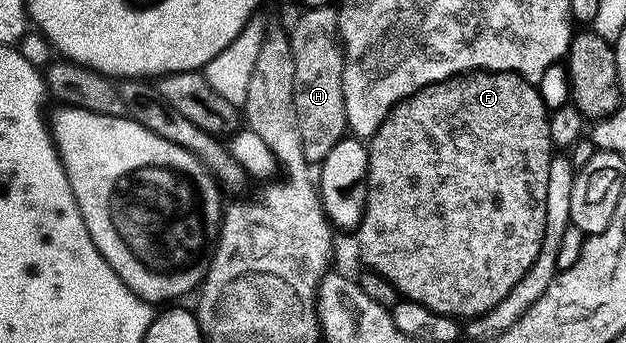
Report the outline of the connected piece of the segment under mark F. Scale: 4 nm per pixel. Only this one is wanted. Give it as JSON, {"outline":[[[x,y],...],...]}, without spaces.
{"outline":[[[463,74],[460,78],[437,82],[436,85],[404,99],[368,142],[370,174],[366,178],[366,211],[364,220],[356,231],[363,264],[368,269],[375,270],[380,277],[387,278],[402,293],[401,297],[405,301],[420,304],[433,314],[443,314],[445,318],[455,320],[481,320],[487,314],[493,314],[500,303],[508,300],[516,284],[520,284],[524,276],[528,276],[528,268],[536,264],[536,256],[540,256],[540,248],[544,244],[548,224],[548,176],[550,165],[556,156],[550,131],[551,115],[537,85],[518,74]]]}

